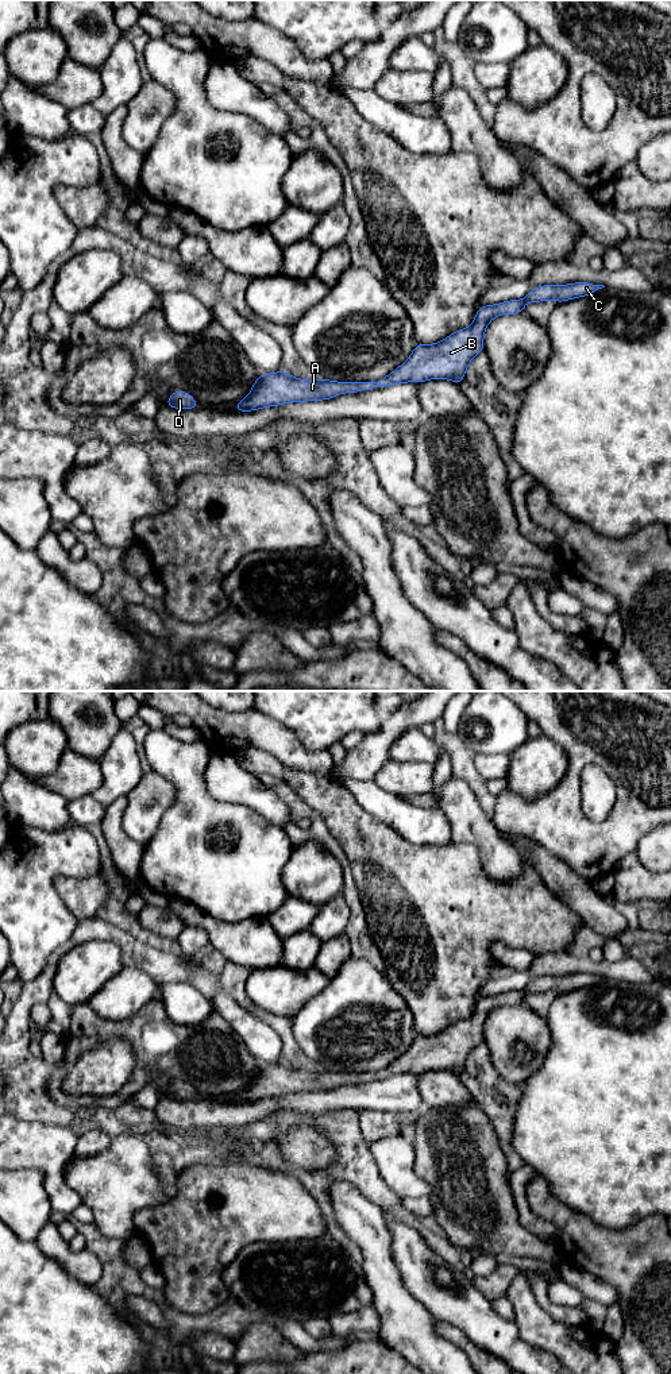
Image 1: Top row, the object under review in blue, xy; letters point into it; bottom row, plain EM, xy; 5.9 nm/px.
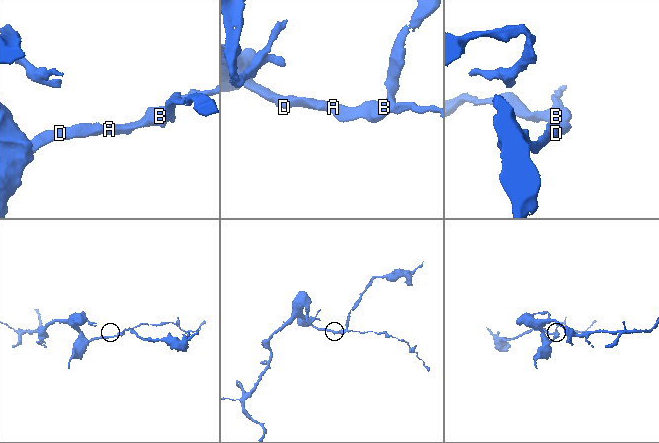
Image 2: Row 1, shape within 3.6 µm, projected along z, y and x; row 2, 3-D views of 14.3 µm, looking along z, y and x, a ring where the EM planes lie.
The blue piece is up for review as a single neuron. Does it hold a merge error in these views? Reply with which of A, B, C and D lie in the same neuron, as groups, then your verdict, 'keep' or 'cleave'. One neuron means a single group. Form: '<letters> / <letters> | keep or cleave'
A B D / C | cleave

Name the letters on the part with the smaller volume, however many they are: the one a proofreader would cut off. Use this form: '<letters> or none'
C

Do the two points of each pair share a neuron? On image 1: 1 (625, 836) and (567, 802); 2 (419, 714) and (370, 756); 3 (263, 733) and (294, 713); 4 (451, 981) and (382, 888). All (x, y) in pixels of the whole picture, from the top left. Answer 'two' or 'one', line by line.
1: one
2: one
3: two
4: one

